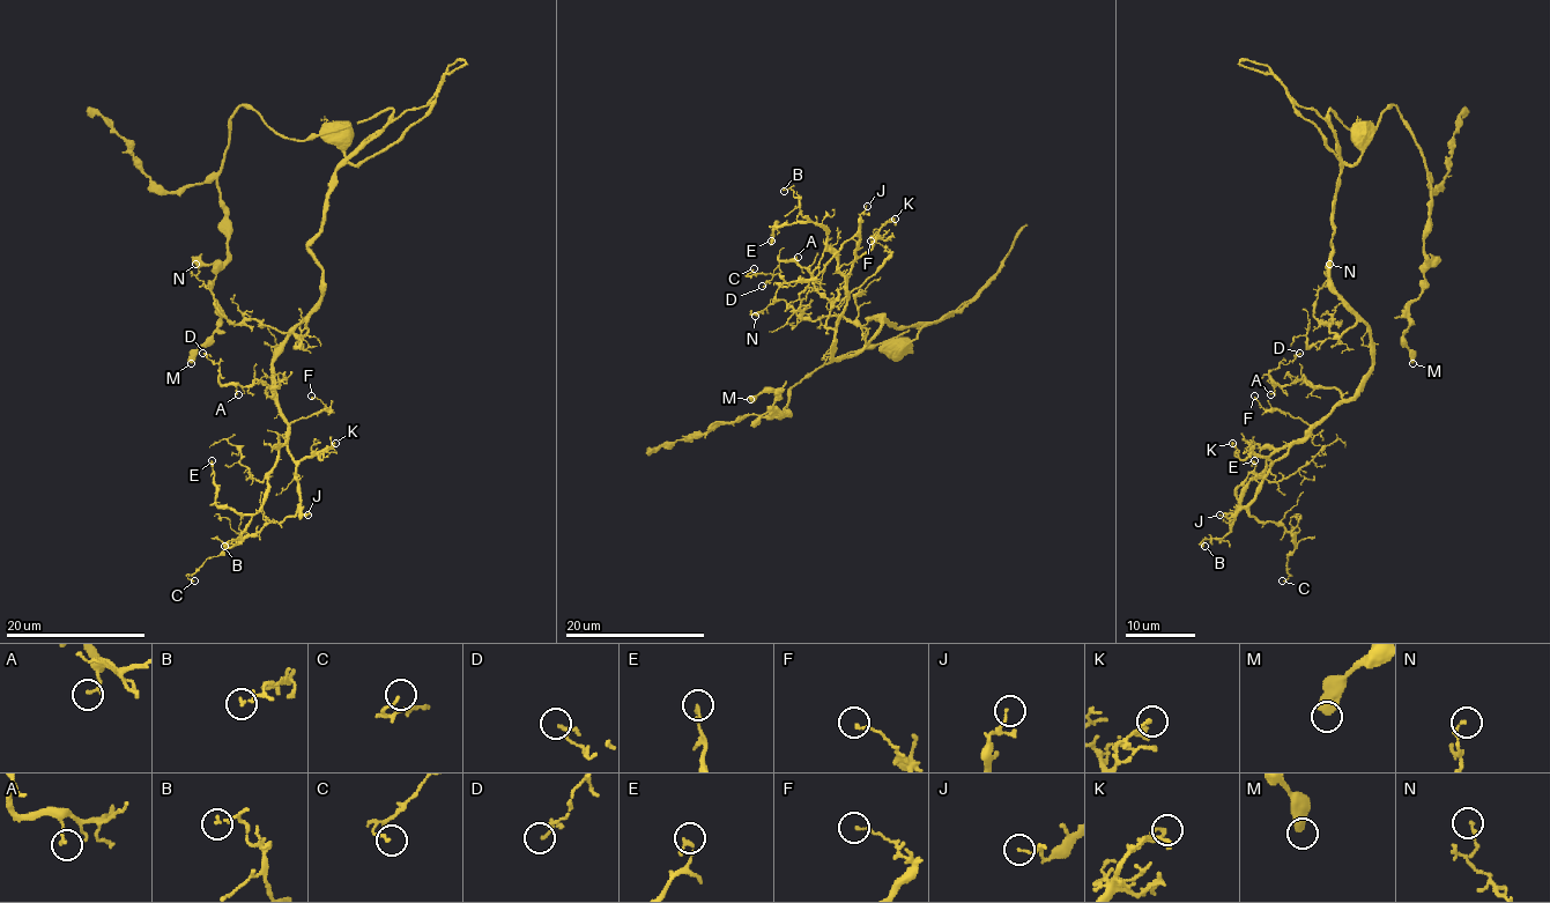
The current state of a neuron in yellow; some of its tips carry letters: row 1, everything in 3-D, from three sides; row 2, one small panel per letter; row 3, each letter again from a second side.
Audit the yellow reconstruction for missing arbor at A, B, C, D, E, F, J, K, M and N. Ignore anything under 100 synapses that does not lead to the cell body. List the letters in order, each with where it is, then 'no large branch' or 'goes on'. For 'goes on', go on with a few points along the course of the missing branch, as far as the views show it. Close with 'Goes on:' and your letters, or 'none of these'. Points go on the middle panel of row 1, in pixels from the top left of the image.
A: (798, 257) | no large branch
B: (784, 191) | no large branch
C: (754, 268) | no large branch
D: (762, 286) | no large branch
E: (771, 241) | no large branch
F: (870, 241) | no large branch
J: (867, 206) | no large branch
K: (895, 219) | no large branch
M: (750, 399) | no large branch
N: (755, 316) | no large branch
Goes on: none of these

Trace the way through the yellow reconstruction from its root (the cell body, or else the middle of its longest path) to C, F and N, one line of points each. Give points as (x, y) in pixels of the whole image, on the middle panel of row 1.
C: (902, 347), (988, 281), (936, 322), (868, 318), (881, 328), (832, 357), (860, 239), (809, 279), (754, 268)
F: (902, 347), (988, 281), (936, 322), (868, 318), (881, 328), (832, 357), (850, 295), (888, 254), (870, 241)
N: (902, 347), (988, 281), (936, 322), (868, 318), (867, 342), (784, 301), (755, 316)

